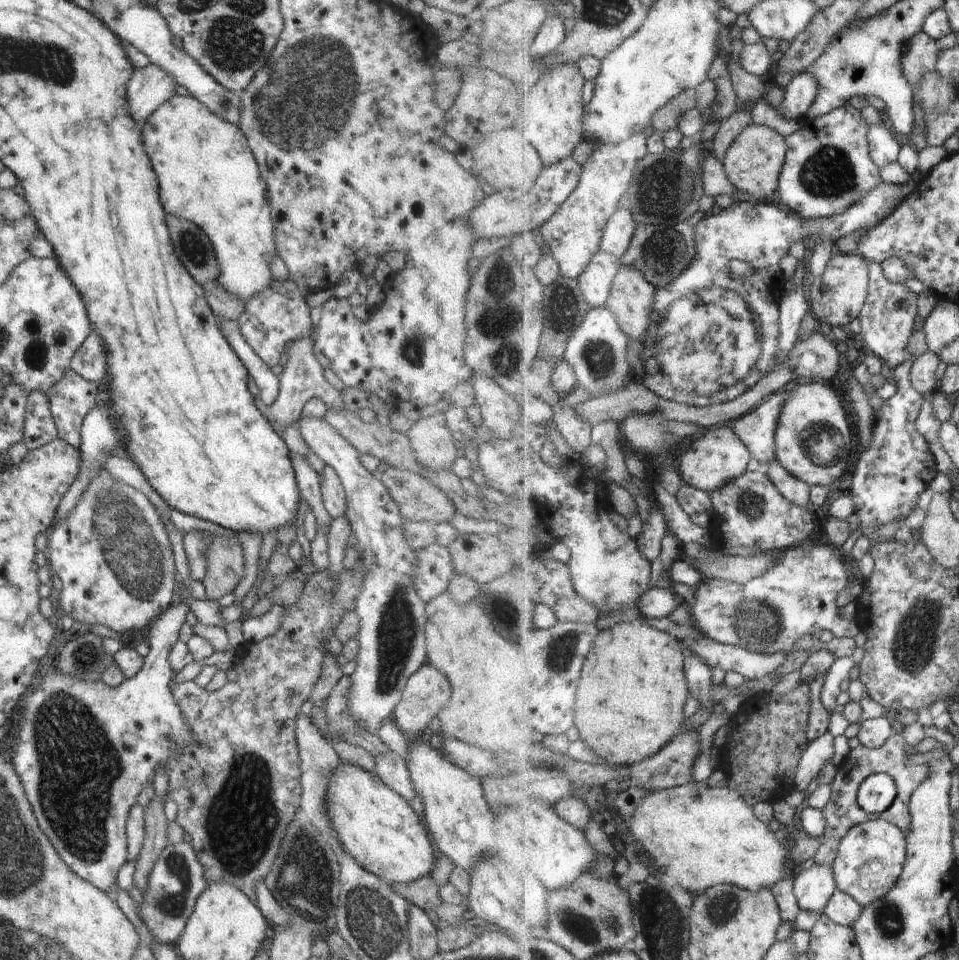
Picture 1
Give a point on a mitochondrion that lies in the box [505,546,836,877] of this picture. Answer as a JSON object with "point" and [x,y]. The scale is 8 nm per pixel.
{"point":[753,620]}

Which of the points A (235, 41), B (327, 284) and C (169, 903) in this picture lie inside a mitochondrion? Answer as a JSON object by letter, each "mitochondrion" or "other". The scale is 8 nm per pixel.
{"A":"mitochondrion","B":"other","C":"mitochondrion"}

